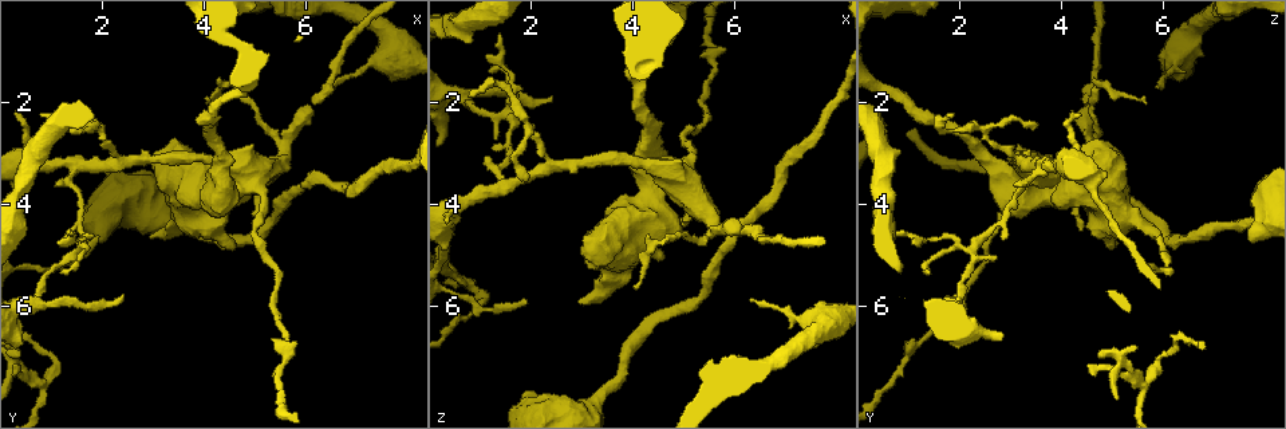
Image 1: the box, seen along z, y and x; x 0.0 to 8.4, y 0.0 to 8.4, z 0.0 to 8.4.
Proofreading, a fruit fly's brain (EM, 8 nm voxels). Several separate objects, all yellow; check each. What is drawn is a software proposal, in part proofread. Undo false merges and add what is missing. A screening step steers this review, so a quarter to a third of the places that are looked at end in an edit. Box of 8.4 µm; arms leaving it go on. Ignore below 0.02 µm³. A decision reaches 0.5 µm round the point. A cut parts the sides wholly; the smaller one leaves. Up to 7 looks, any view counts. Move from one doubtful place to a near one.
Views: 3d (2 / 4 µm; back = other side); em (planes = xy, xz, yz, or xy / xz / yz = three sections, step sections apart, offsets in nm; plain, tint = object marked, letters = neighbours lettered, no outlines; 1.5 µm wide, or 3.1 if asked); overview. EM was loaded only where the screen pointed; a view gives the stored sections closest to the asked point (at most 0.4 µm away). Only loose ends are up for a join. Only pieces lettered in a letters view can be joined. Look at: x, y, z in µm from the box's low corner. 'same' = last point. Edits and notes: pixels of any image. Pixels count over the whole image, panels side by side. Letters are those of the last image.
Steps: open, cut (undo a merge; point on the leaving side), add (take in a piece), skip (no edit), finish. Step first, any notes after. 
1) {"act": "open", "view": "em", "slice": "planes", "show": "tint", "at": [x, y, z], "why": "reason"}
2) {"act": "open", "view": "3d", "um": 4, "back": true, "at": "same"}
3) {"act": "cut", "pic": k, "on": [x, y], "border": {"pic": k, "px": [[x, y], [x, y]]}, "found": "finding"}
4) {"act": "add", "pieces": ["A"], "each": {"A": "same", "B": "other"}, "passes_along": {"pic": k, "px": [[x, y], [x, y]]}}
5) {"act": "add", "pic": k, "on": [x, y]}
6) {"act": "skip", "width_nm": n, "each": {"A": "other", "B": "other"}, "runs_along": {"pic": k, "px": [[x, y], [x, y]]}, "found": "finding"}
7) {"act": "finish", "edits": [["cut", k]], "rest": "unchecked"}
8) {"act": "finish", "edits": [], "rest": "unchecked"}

{"act": "open", "view": "em", "slice": "planes", "show": "tint", "at": [0.80, 7.50, 5.50], "why": "branch point"}

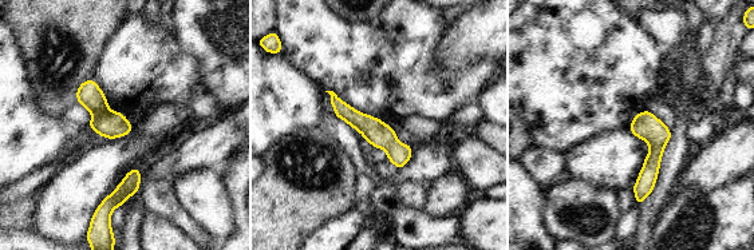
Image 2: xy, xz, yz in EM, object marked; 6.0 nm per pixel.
{"act": "open", "view": "em", "slice": "planes", "show": "letters", "at": "same", "why": "see the neighbours"}

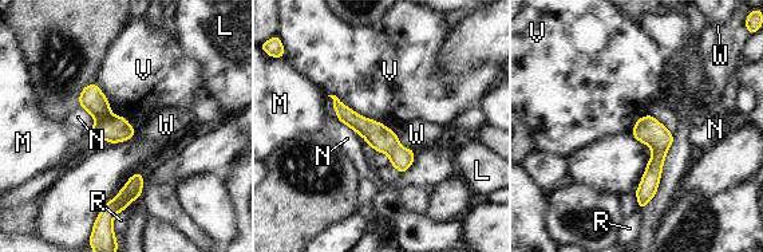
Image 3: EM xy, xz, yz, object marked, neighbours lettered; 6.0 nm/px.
{"act": "cut", "pic": 3, "on": [91, 98], "width_nm": 160, "longest_contact_nm": ["V", 460], "each": {"L": "other", "M": "other", "N": "other", "R": "other", "V": "other", "W": "other"}, "found": "a second neuron is stuck on"}

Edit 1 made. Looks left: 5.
{"act": "open", "view": "overview"}

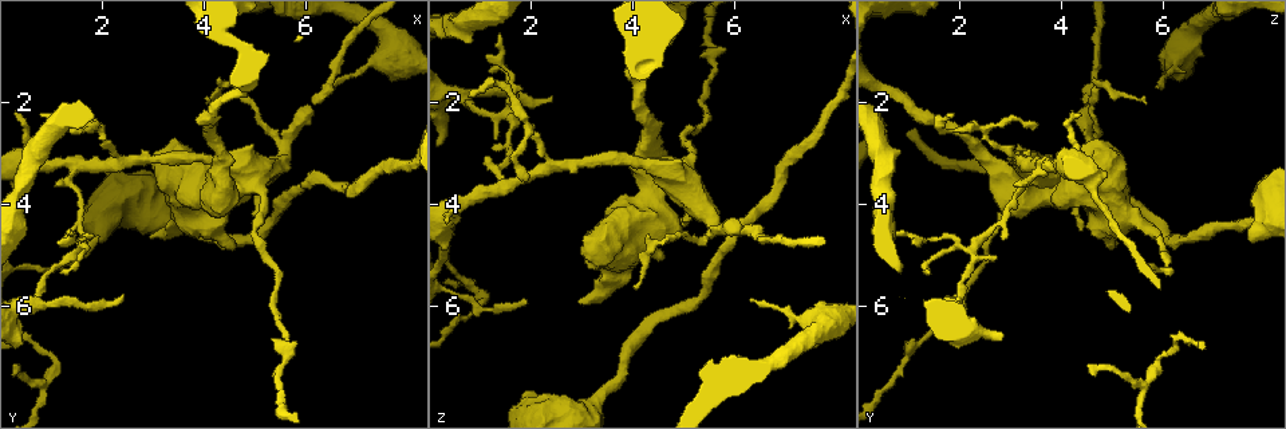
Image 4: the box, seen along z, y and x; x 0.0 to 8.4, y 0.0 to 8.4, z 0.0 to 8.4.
{"act": "open", "view": "em", "slice": "planes", "show": "plain", "at": [0.70, 5.90, 1.90], "why": "a fork"}

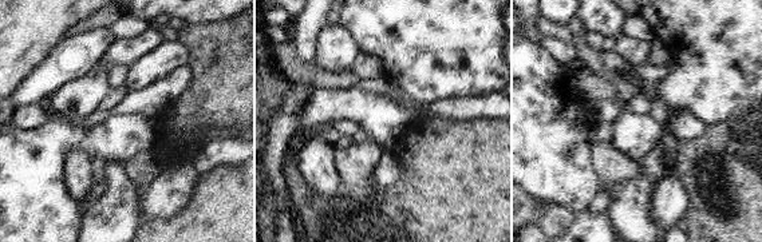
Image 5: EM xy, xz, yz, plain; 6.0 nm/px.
{"act": "open", "view": "em", "slice": "planes", "show": "tint", "at": "same"}

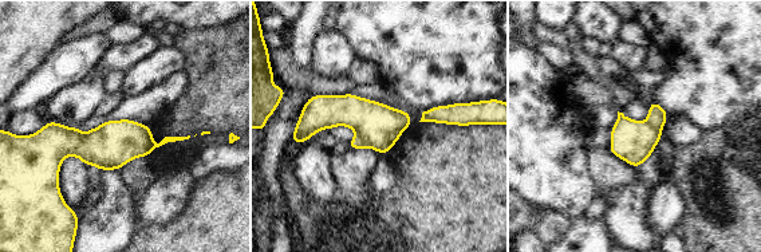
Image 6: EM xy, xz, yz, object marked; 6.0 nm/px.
{"act": "open", "view": "em", "slice": "planes", "show": "letters", "at": "same", "why": "what lies round it"}

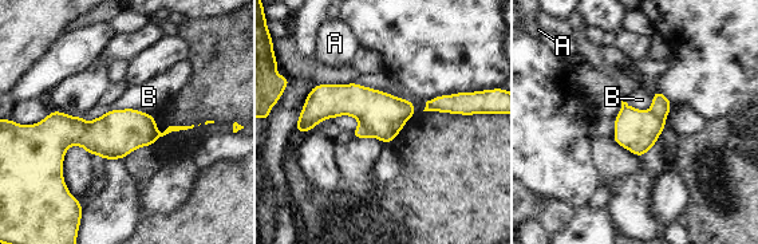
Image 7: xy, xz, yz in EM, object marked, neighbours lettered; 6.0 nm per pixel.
{"act": "cut", "pic": 7, "on": [660, 105], "each": {"A": "other", "B": "other"}, "border": {"pic": 7, "px": [[650, 109], [664, 119]]}, "found": "a second neuron is stuck on"}

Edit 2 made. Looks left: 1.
{"act": "finish", "edits": [["cut", 3], ["cut", 7]], "rest": "unchecked"}

